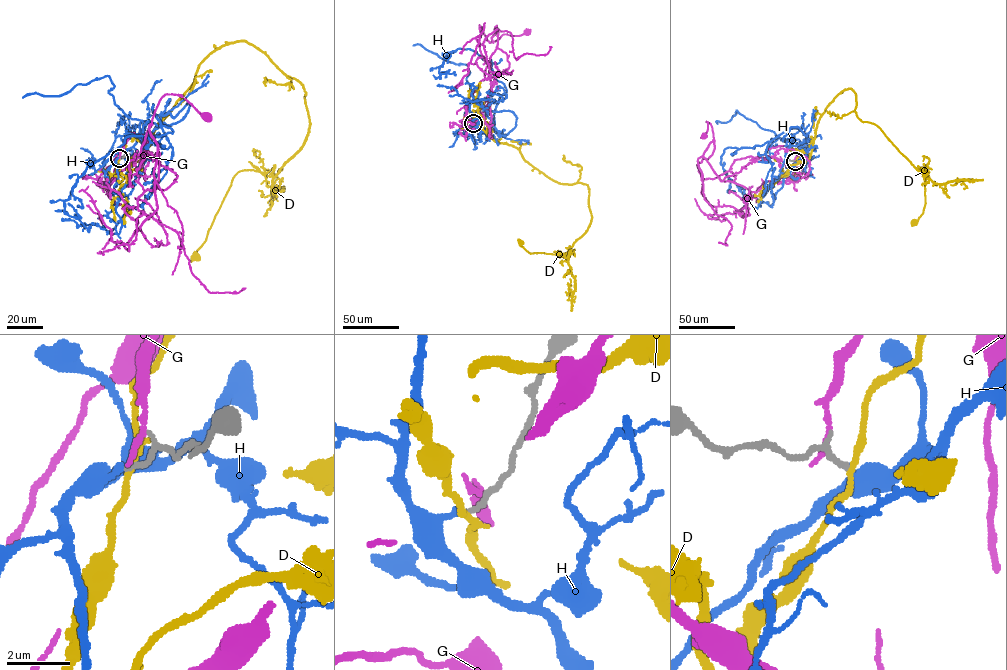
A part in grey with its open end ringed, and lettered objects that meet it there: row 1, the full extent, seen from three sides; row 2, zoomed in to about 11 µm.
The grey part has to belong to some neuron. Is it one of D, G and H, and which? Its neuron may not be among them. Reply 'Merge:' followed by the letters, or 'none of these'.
Merge: H

